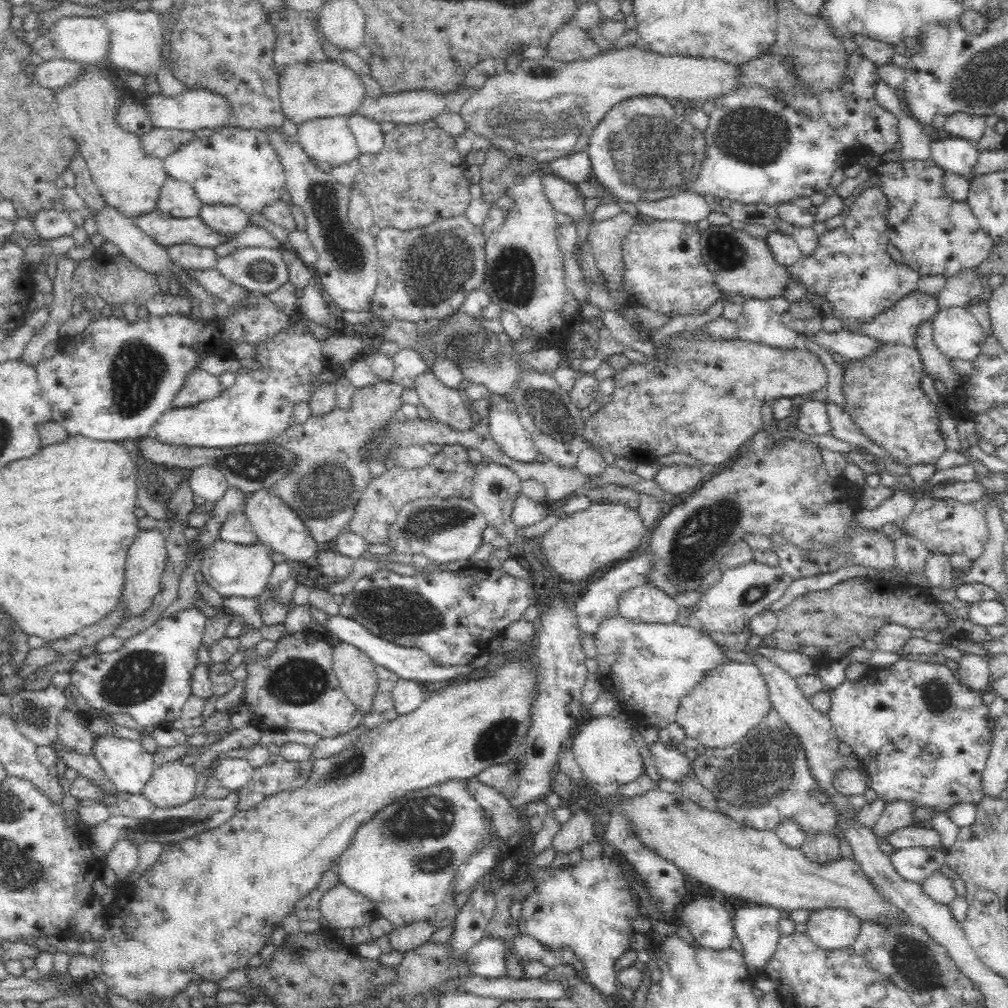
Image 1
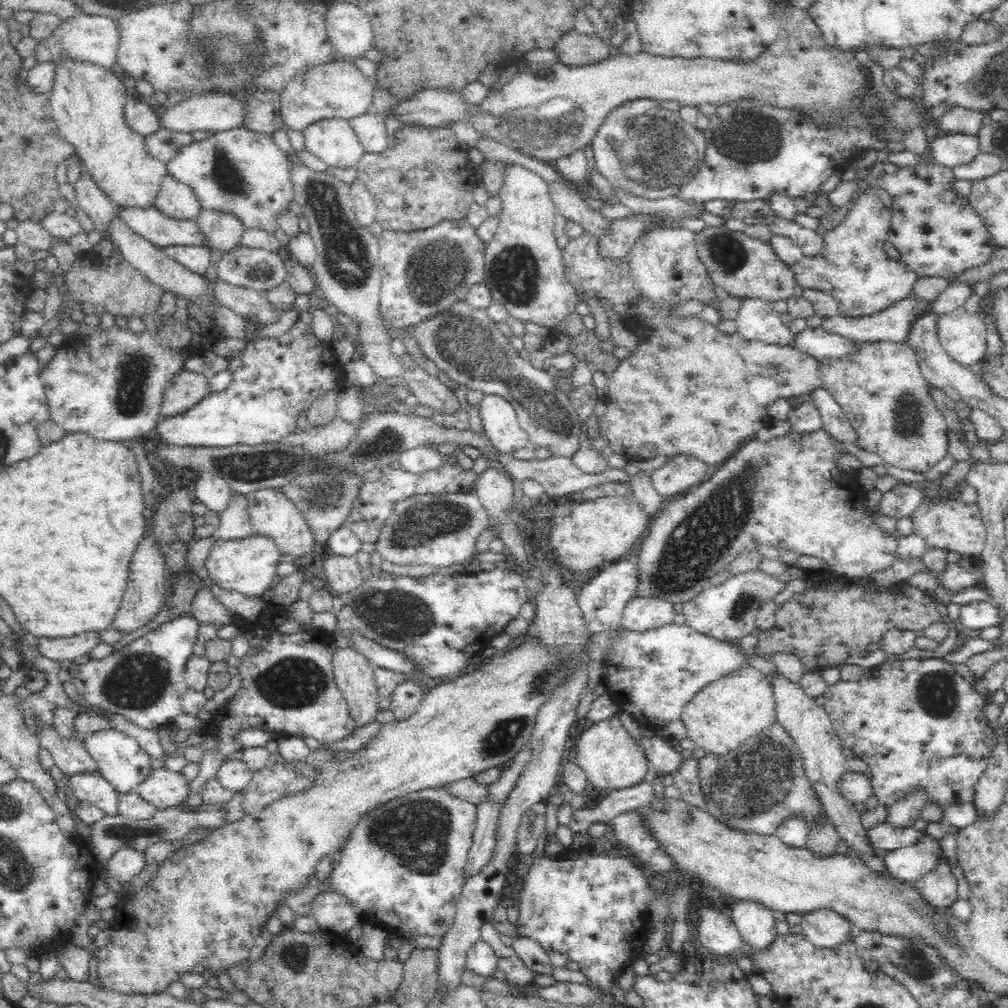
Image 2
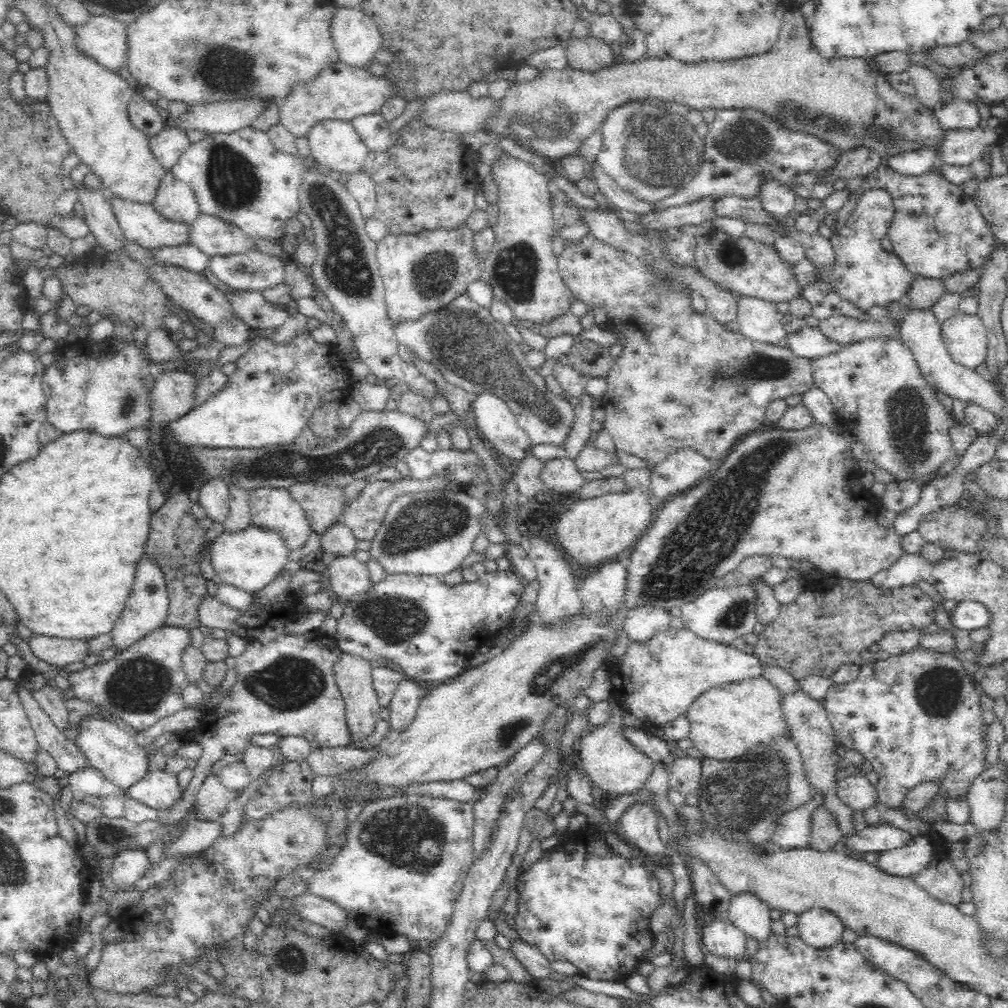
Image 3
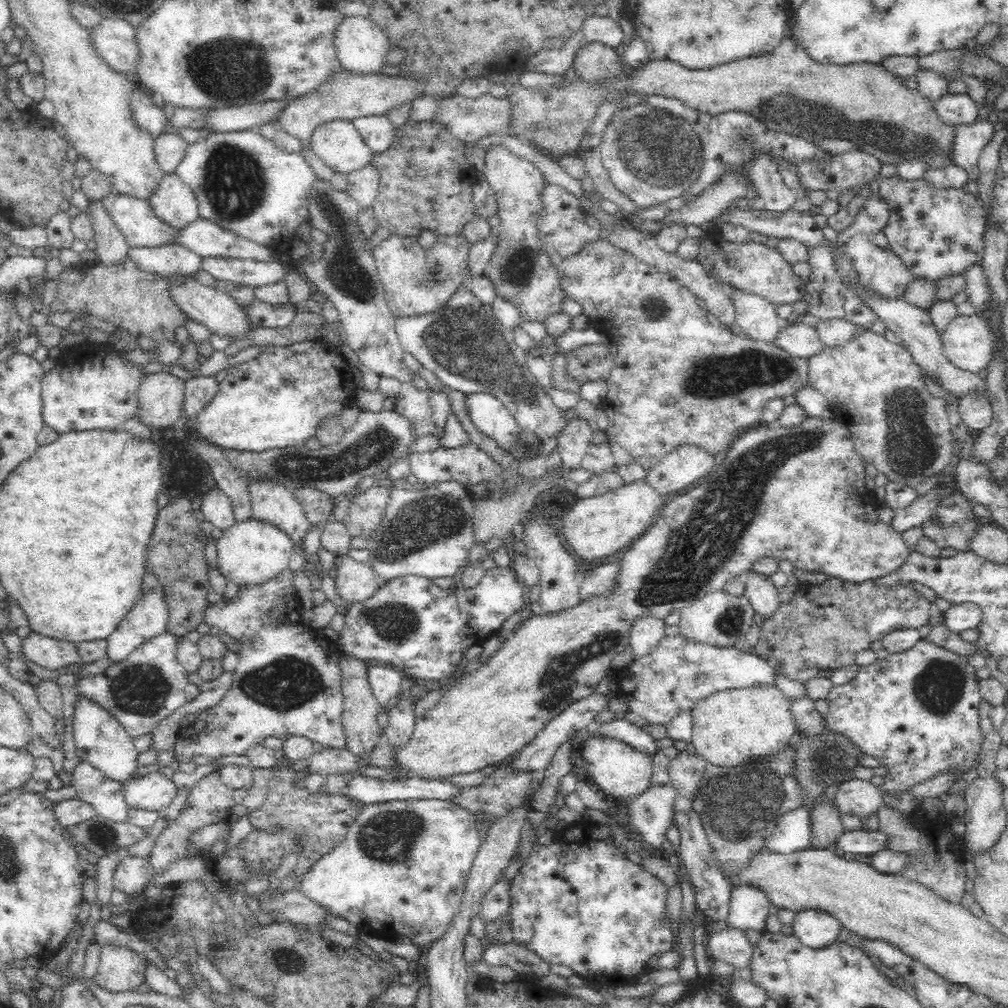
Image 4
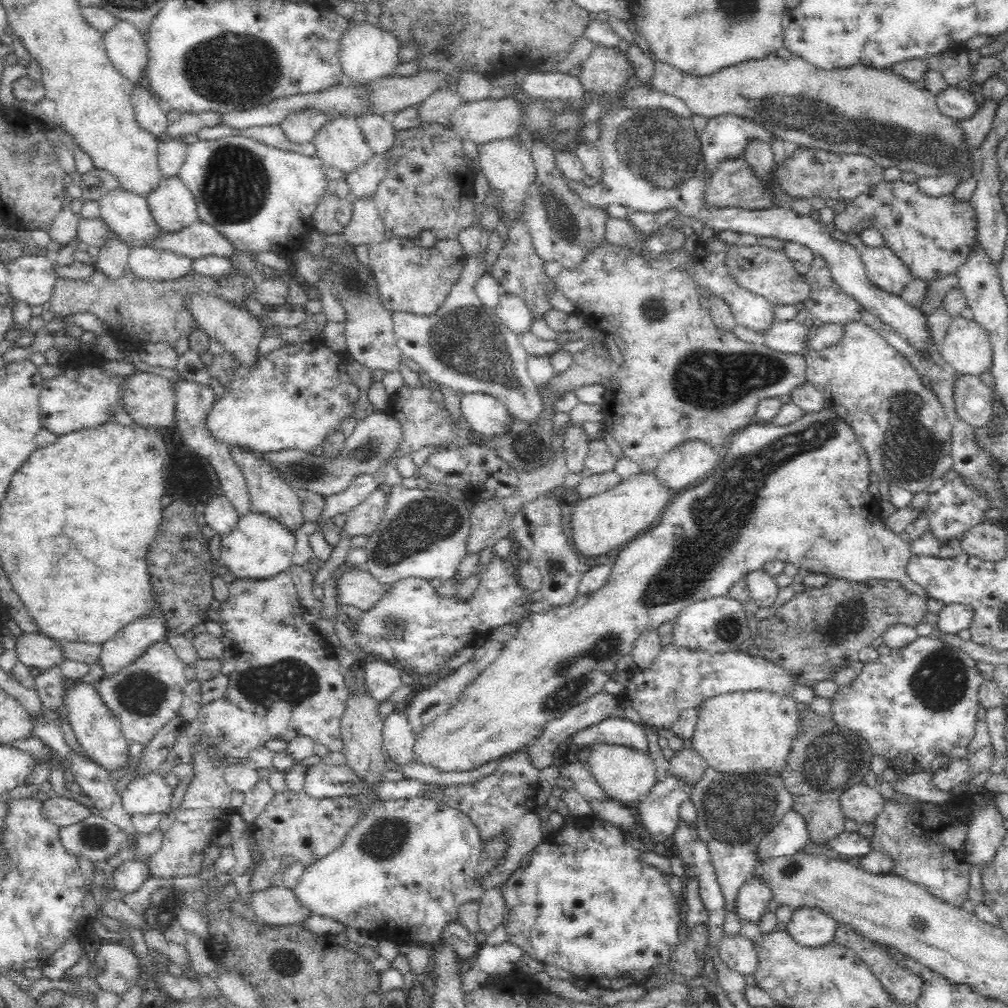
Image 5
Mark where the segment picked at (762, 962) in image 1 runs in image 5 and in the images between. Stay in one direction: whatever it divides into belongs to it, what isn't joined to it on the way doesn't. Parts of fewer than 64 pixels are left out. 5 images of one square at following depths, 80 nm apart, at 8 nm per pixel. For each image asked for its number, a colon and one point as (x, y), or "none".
2: (756, 924)
3: (748, 913)
4: (749, 907)
5: (753, 896)

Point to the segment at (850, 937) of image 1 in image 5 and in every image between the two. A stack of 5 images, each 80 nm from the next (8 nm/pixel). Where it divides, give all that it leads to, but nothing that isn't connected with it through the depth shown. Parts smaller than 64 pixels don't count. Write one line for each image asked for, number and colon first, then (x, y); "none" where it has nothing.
2: (826, 928)
3: (819, 927)
4: (816, 929)
5: (810, 927)

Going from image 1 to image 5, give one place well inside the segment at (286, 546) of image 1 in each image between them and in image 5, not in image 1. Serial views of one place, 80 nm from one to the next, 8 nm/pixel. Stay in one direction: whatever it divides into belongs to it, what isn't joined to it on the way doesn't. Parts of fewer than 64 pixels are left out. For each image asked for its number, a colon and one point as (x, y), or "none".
2: (273, 516)
3: (273, 509)
4: (271, 503)
5: (269, 492)

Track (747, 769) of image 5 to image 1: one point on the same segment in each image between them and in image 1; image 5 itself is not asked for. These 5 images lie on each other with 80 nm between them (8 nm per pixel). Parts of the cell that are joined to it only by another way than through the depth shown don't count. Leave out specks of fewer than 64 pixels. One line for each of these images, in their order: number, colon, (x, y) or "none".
1: (731, 698)
2: (726, 712)
3: (727, 720)
4: (730, 727)

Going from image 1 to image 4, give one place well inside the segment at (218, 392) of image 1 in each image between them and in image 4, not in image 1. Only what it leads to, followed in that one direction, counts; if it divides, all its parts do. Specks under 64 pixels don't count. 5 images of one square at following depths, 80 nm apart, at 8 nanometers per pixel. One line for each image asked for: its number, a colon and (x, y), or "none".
2: (190, 388)
3: (173, 395)
4: (162, 395)

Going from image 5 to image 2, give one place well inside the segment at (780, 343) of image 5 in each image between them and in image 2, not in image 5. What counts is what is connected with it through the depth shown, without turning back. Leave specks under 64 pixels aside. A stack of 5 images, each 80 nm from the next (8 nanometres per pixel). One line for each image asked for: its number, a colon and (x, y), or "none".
2: (821, 344)
3: (810, 342)
4: (800, 340)

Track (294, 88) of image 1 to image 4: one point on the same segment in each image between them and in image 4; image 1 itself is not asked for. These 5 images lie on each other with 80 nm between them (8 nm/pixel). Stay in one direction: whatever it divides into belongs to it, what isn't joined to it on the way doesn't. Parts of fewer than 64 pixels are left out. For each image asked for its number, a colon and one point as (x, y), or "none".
2: (337, 89)
3: (338, 91)
4: (343, 95)

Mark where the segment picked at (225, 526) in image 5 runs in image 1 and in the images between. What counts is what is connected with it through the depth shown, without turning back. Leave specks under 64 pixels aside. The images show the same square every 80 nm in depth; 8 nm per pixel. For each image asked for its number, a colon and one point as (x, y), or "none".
1: (207, 481)
2: (212, 490)
3: (213, 493)
4: (216, 506)

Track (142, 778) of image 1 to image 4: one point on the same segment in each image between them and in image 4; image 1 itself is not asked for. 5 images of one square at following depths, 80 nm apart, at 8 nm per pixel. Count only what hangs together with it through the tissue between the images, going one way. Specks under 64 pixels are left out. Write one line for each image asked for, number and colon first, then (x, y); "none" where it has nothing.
2: (121, 762)
3: (110, 750)
4: (101, 741)

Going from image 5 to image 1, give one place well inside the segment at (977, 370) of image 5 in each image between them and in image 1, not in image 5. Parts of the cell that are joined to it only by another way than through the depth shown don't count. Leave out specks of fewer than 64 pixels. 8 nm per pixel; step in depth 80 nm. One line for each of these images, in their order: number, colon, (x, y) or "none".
1: (956, 333)
2: (962, 335)
3: (964, 335)
4: (966, 340)

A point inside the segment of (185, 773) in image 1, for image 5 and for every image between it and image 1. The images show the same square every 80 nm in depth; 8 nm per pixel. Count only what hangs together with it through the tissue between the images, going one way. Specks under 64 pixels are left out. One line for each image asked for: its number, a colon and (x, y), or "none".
2: (163, 788)
3: (158, 789)
4: (154, 791)
5: (150, 794)

